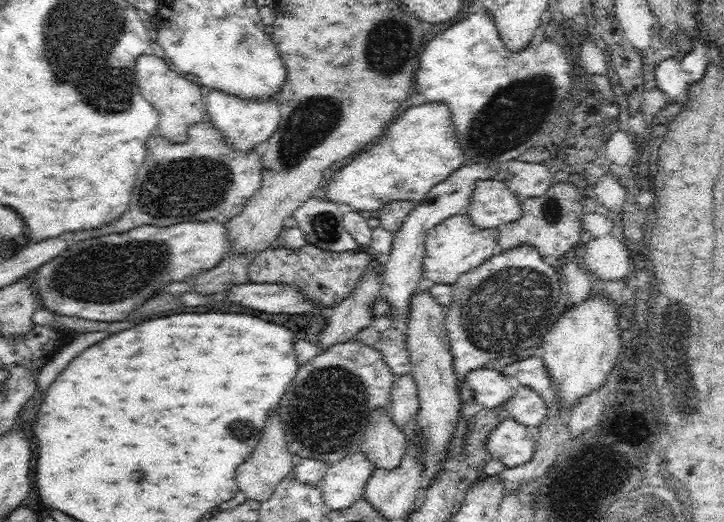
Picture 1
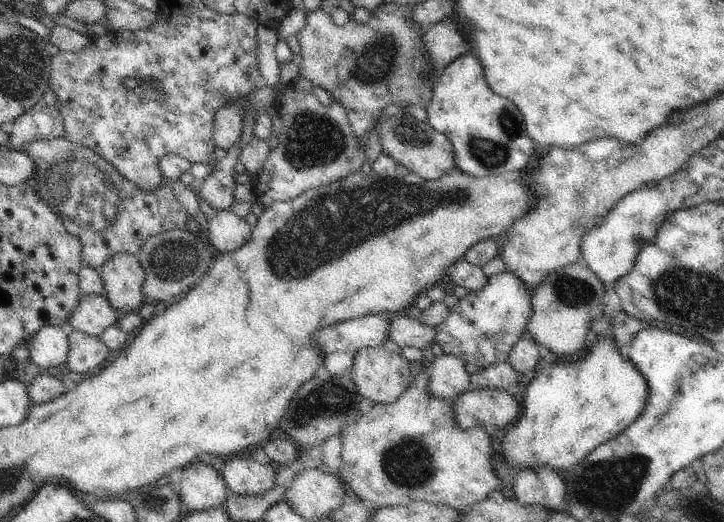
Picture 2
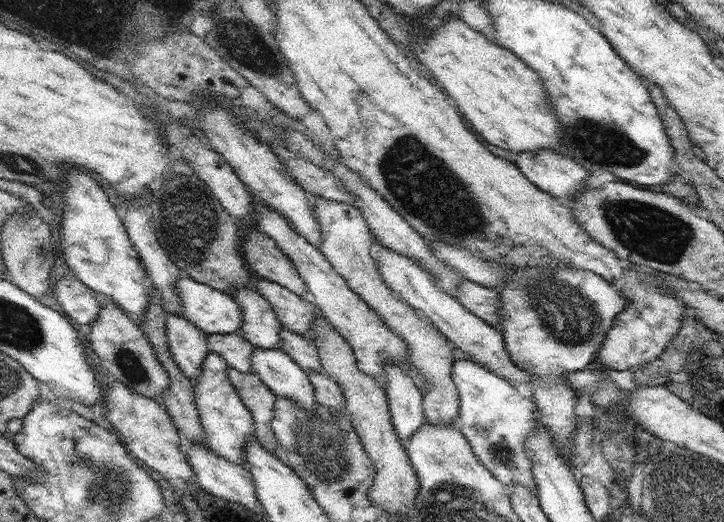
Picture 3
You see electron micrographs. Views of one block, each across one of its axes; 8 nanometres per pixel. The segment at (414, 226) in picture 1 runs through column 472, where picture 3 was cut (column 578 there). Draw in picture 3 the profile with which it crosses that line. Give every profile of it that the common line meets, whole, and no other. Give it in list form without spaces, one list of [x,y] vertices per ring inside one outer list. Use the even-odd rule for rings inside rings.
[[[554,150],[522,152],[515,164],[542,192],[572,201],[582,192],[590,173],[579,162]]]

